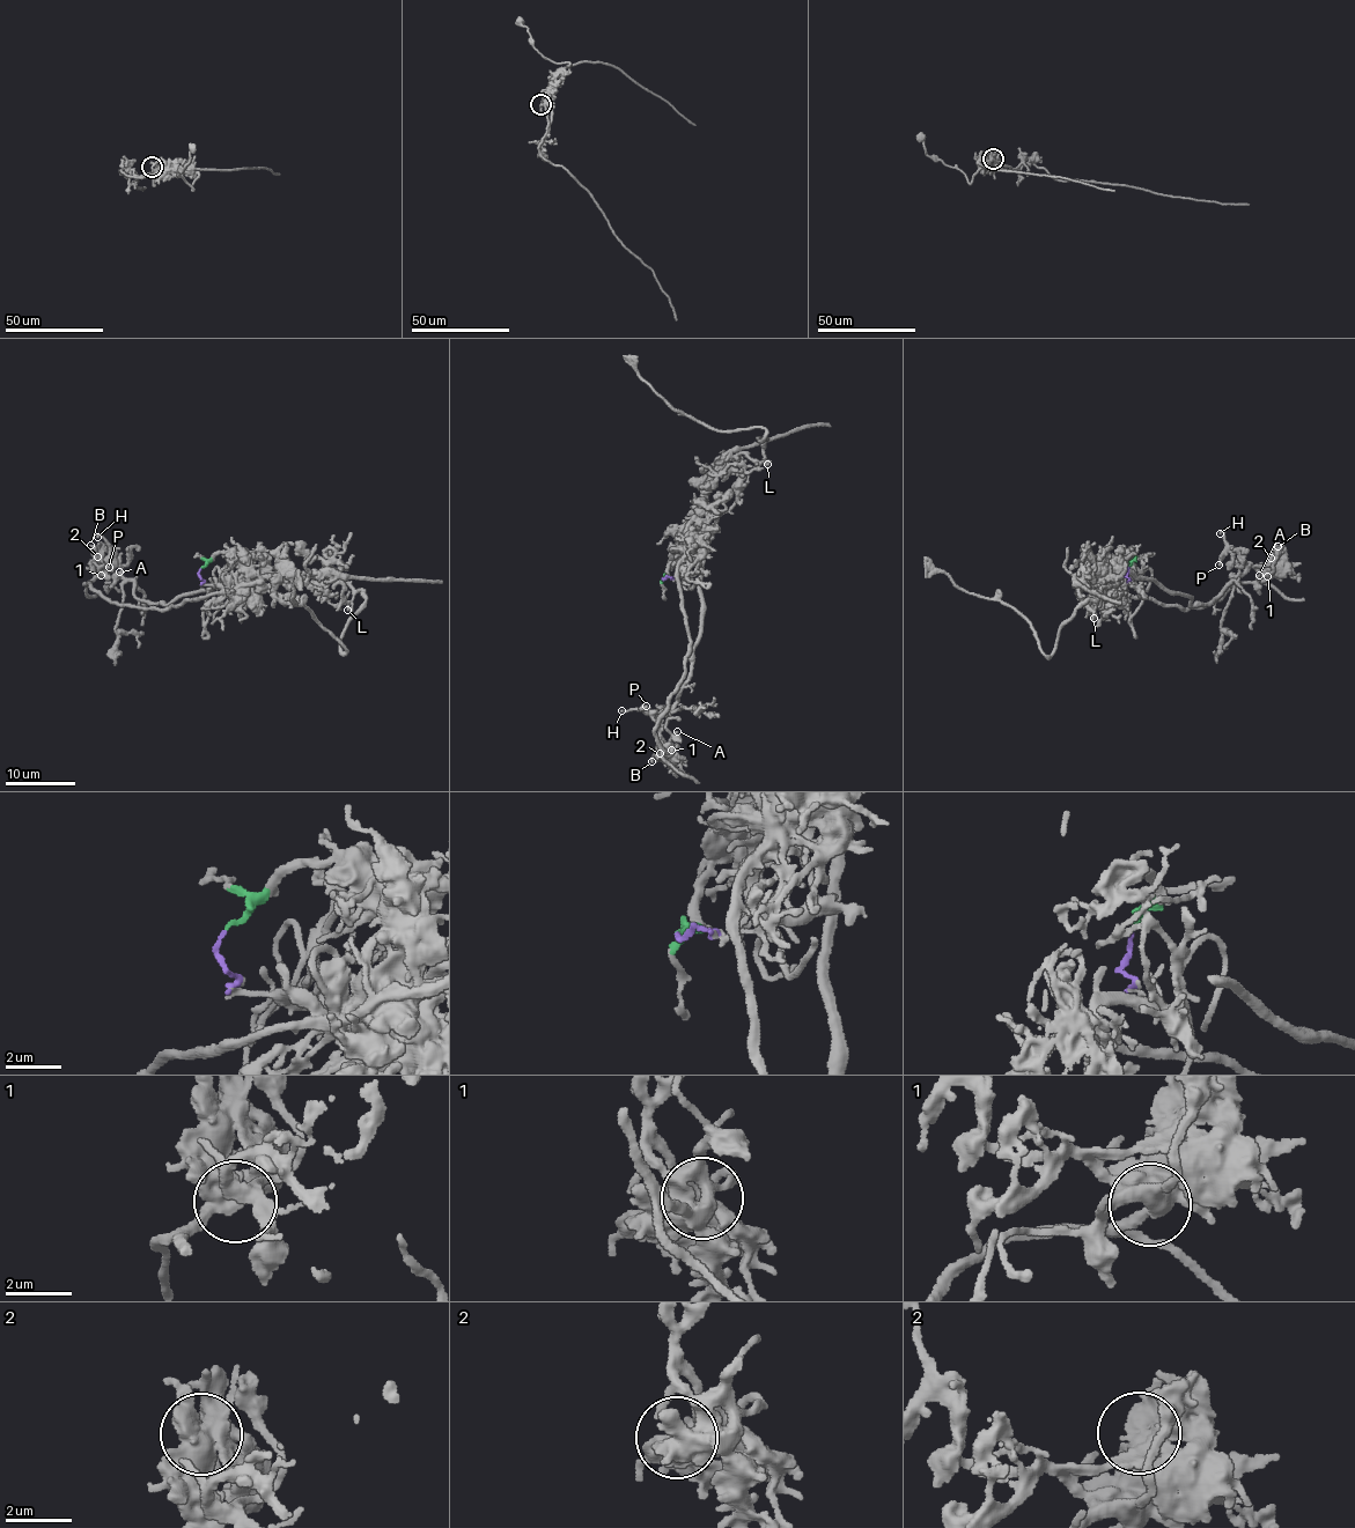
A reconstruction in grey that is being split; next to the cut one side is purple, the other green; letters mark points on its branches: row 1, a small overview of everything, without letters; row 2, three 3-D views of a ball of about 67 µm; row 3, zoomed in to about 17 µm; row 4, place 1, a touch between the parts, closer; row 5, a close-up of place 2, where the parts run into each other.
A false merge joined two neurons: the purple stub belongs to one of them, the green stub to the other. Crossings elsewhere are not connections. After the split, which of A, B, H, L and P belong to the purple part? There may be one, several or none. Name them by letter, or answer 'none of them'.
A

